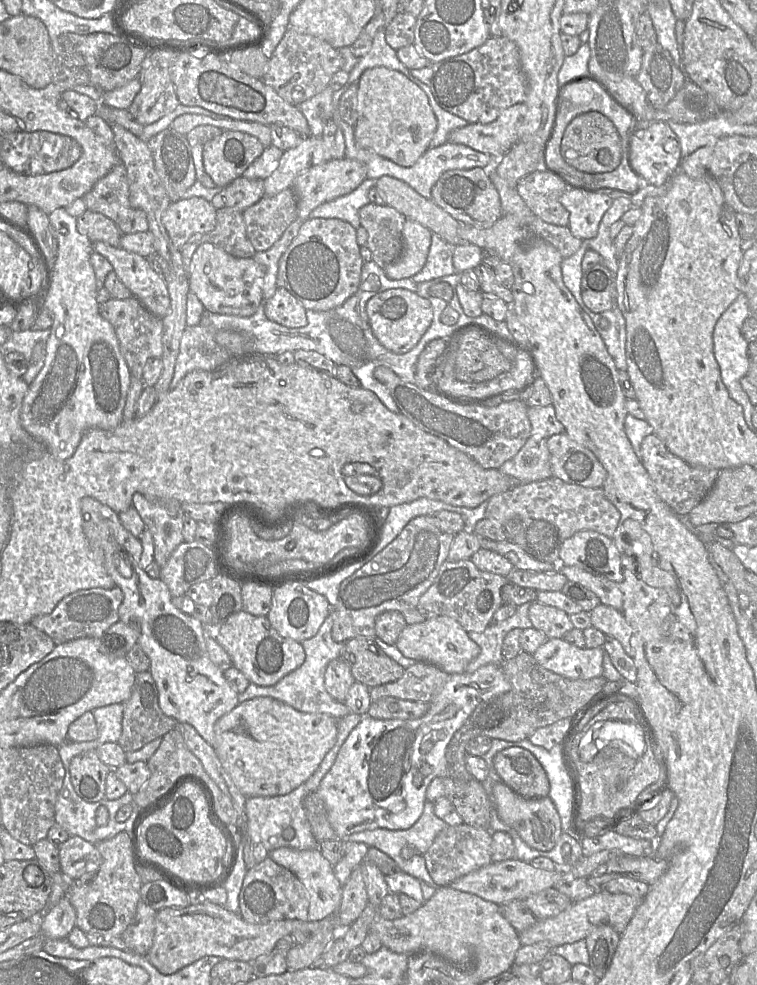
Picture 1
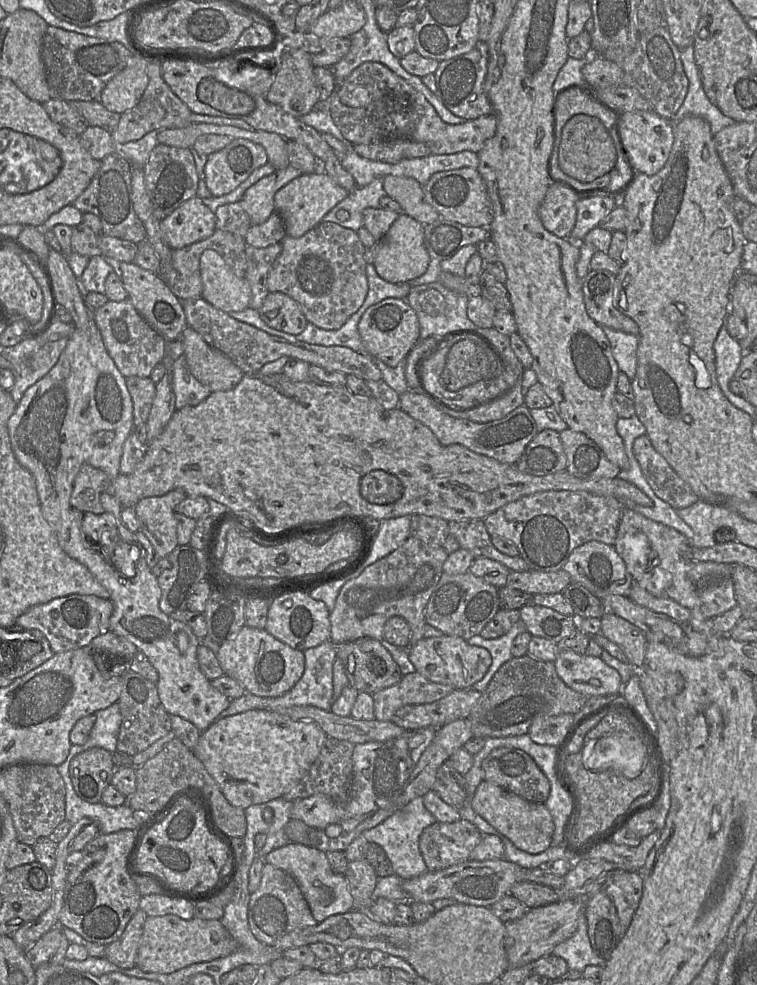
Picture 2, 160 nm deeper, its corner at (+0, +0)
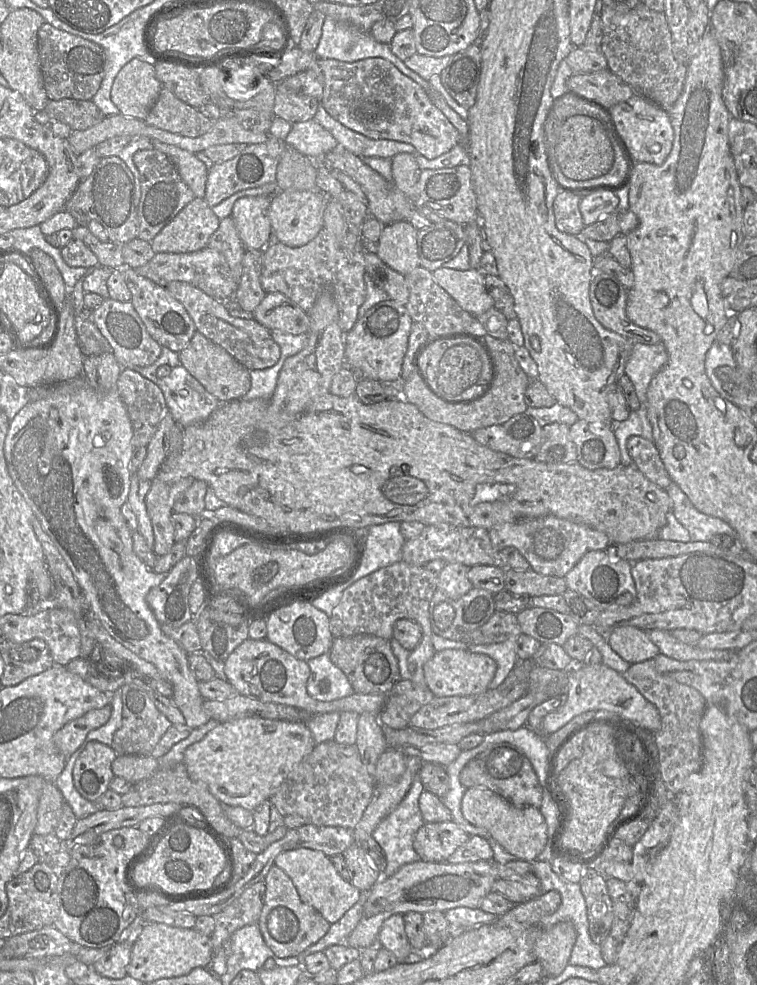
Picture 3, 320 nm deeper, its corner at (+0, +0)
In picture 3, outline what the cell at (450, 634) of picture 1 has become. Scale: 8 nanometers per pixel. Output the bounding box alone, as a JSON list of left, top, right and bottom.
[423,649,496,697]

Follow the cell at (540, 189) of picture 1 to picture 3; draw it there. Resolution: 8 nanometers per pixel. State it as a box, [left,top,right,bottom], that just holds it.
[553,190,585,236]

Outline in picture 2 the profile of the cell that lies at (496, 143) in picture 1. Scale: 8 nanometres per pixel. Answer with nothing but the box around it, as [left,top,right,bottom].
[330,62,497,155]

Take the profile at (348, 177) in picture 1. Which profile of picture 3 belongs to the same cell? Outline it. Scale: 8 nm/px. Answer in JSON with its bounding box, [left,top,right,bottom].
[268,191,327,248]

